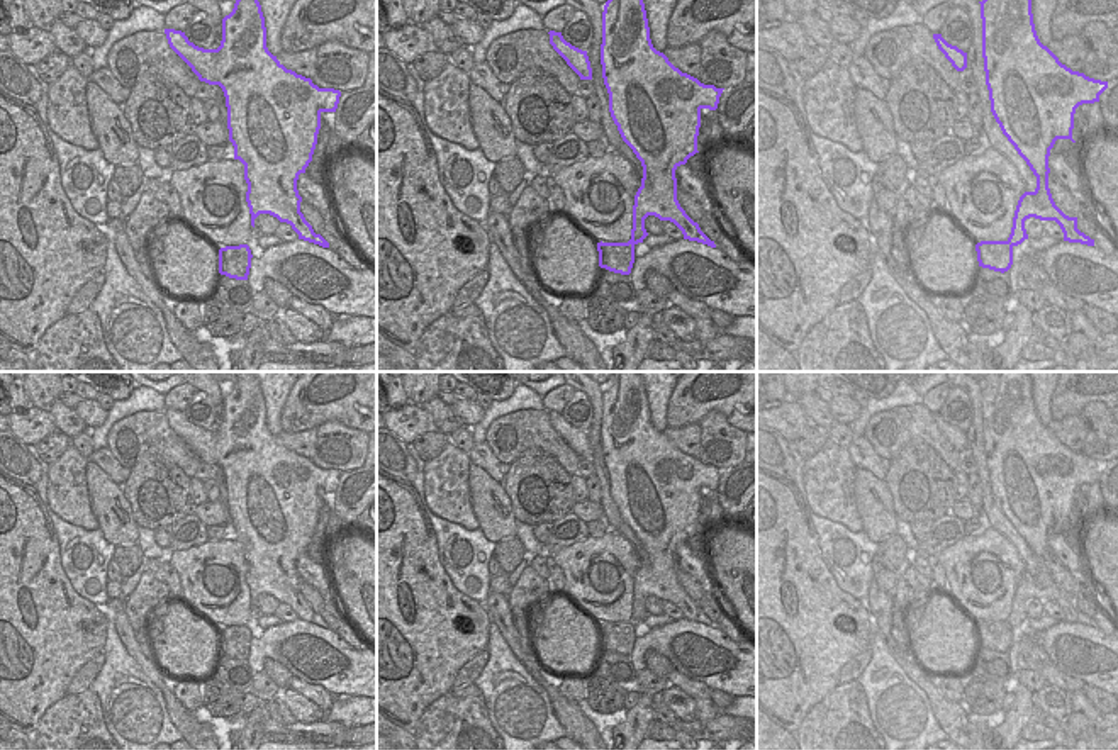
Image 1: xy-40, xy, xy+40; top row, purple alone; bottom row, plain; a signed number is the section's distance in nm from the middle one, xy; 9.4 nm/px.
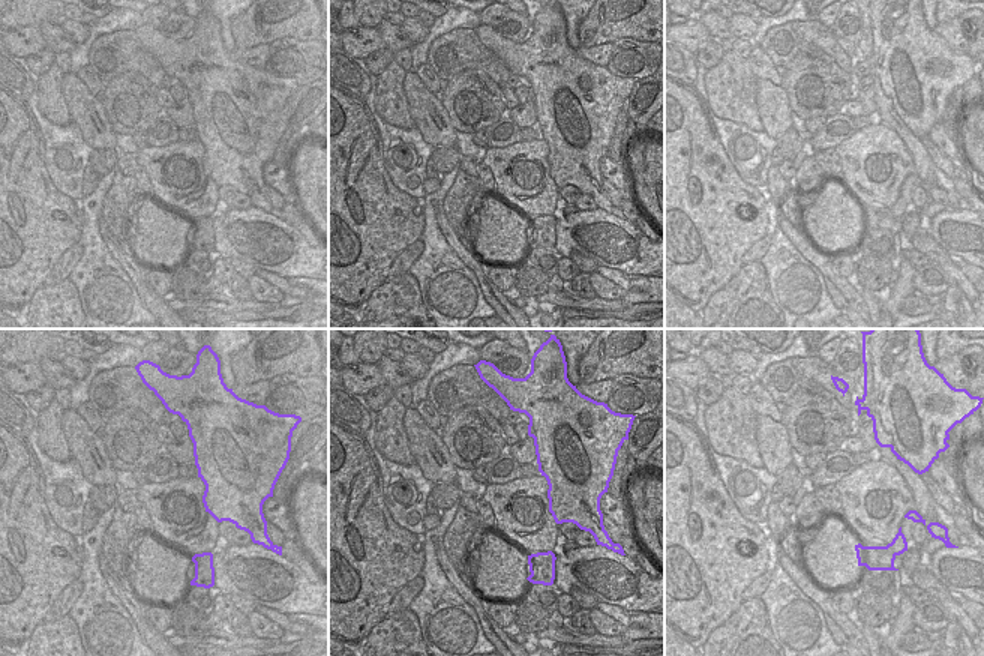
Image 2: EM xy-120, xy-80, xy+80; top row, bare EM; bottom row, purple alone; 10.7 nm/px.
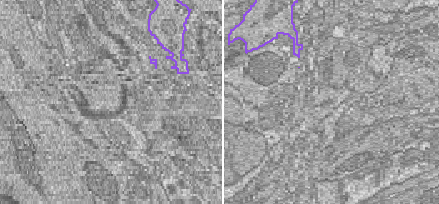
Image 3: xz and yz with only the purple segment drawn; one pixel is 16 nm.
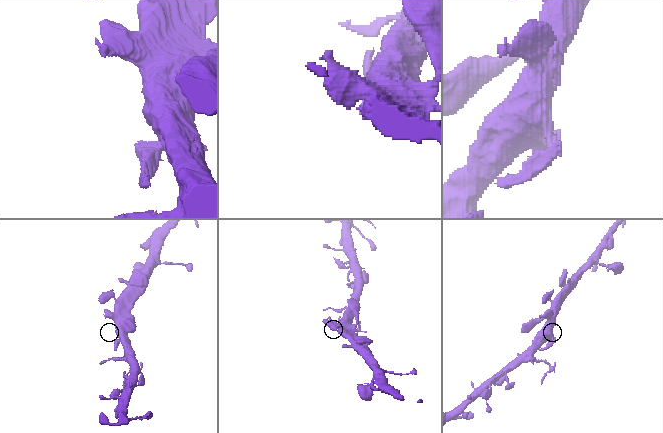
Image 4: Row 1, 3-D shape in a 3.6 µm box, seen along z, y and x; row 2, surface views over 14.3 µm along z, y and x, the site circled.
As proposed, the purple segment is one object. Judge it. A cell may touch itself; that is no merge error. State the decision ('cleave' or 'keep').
keep

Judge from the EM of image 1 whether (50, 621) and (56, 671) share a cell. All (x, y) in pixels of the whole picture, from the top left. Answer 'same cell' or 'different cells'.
same cell

